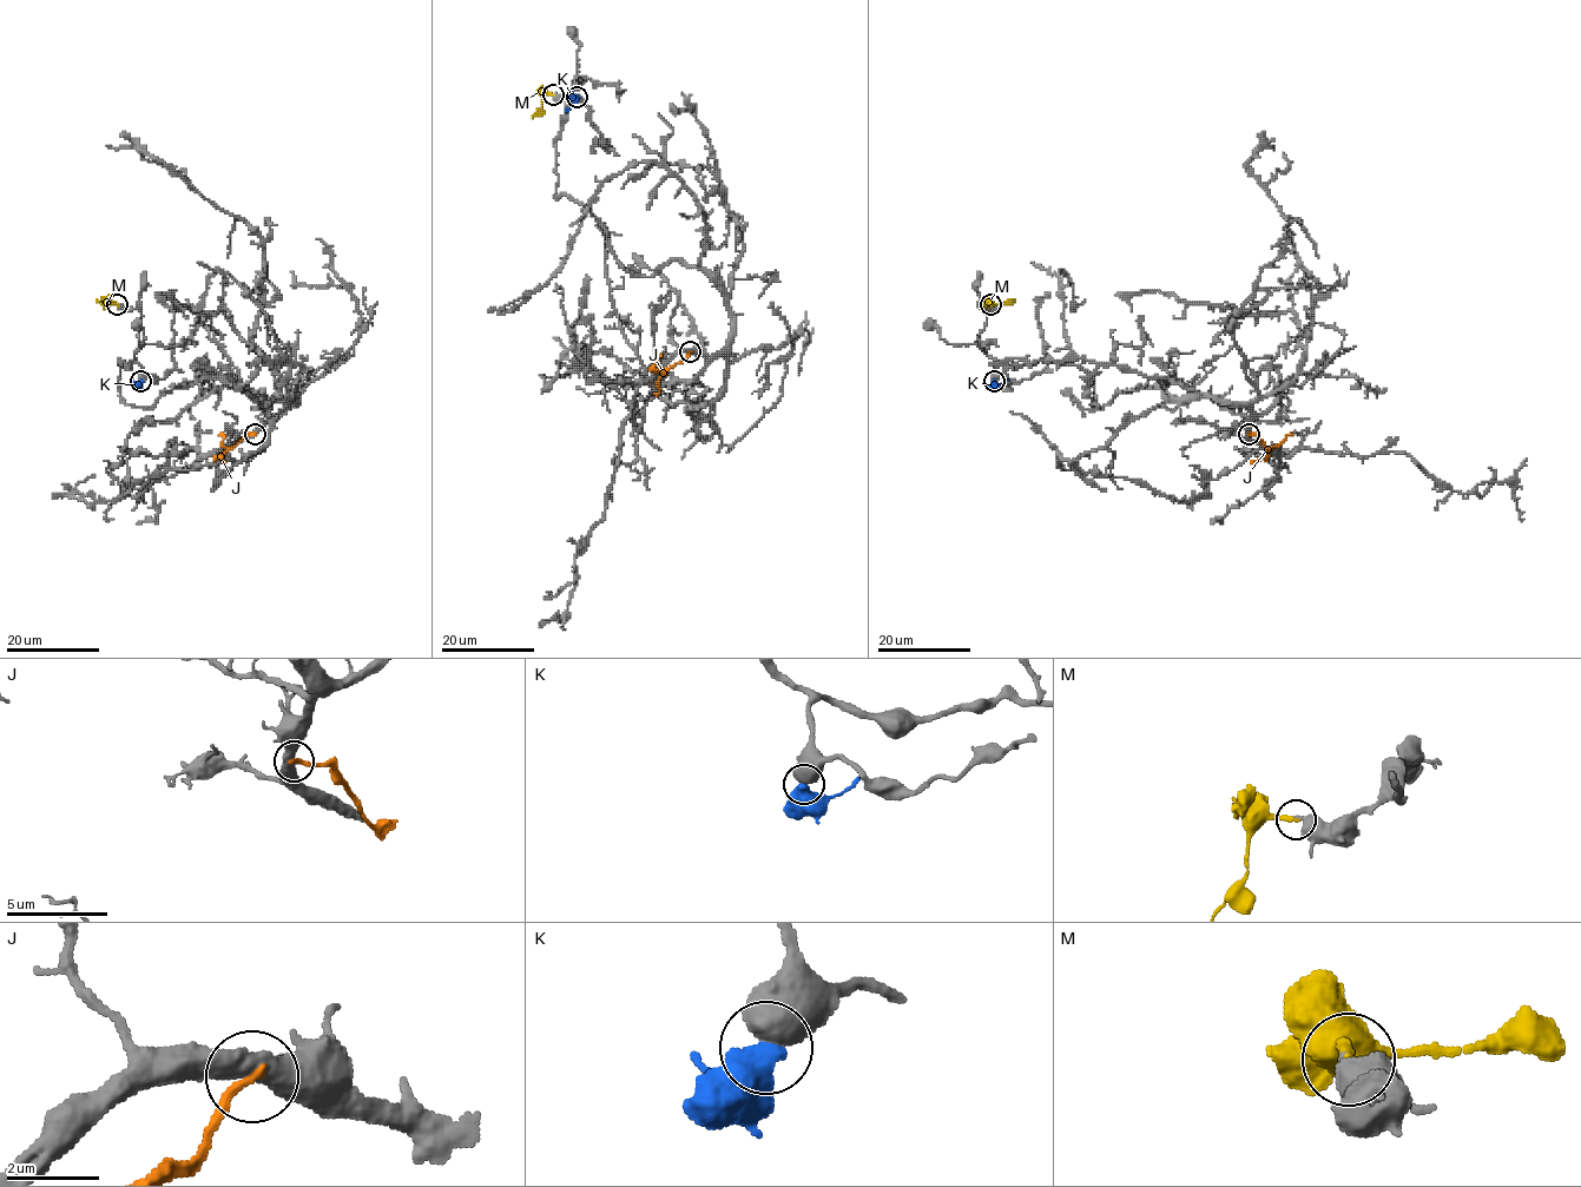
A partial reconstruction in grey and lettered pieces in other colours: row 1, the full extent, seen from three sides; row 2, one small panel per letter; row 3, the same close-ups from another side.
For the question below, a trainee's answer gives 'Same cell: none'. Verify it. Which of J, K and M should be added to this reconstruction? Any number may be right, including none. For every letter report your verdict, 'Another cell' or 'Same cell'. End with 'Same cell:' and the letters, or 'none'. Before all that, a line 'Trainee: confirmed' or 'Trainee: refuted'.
Trainee: refuted
J: Another cell
K: Another cell
M: Same cell
Same cell: M

